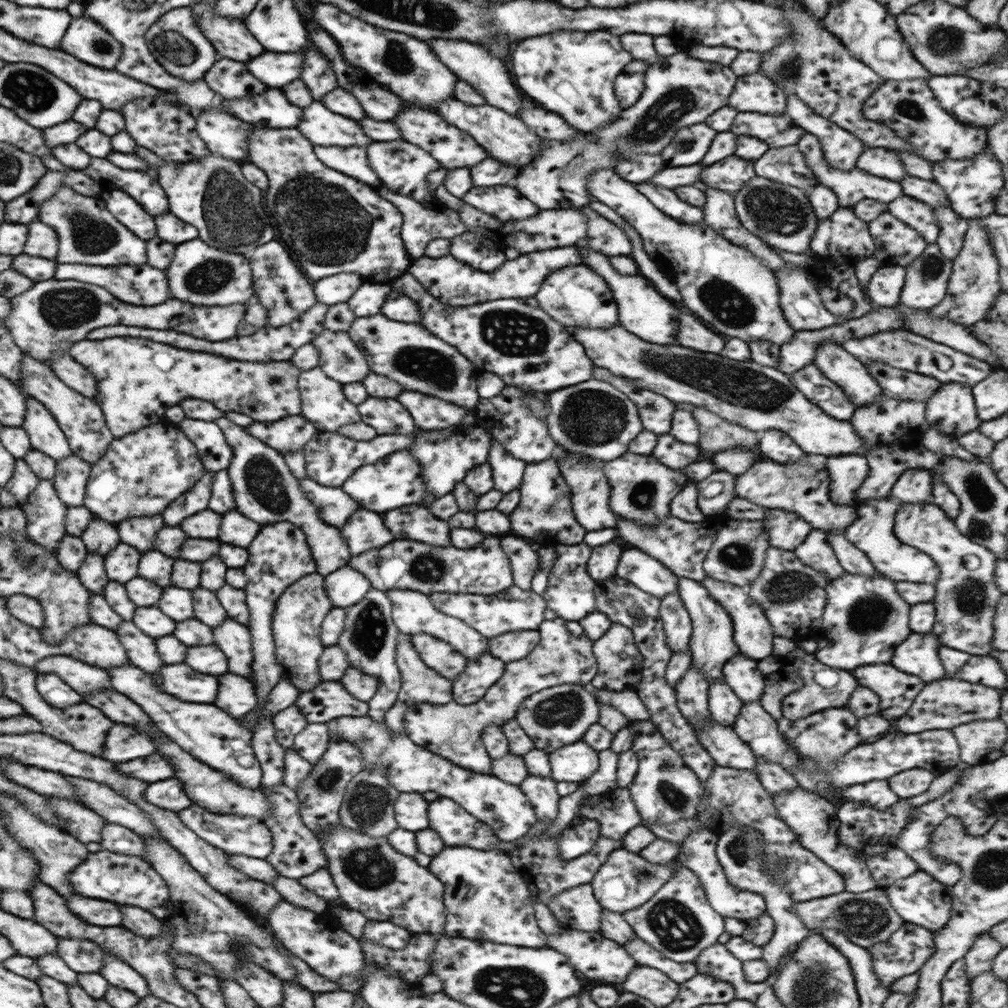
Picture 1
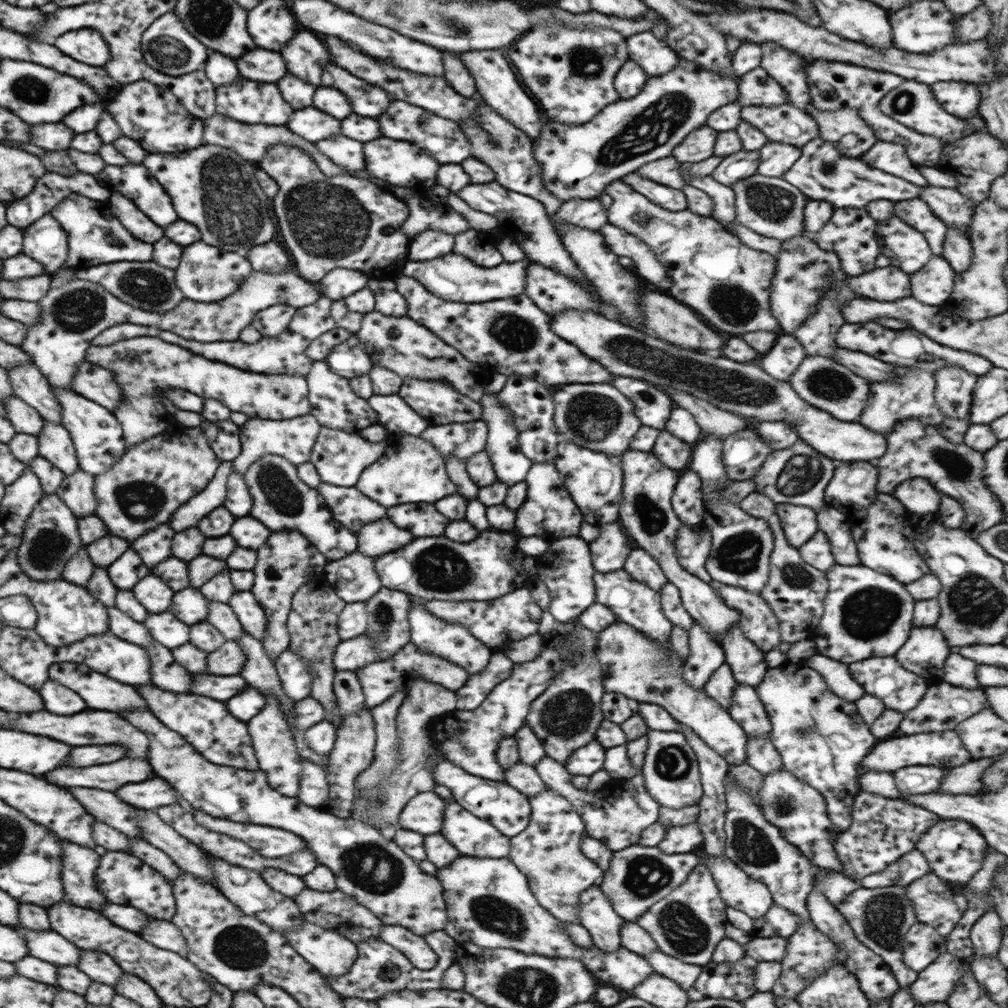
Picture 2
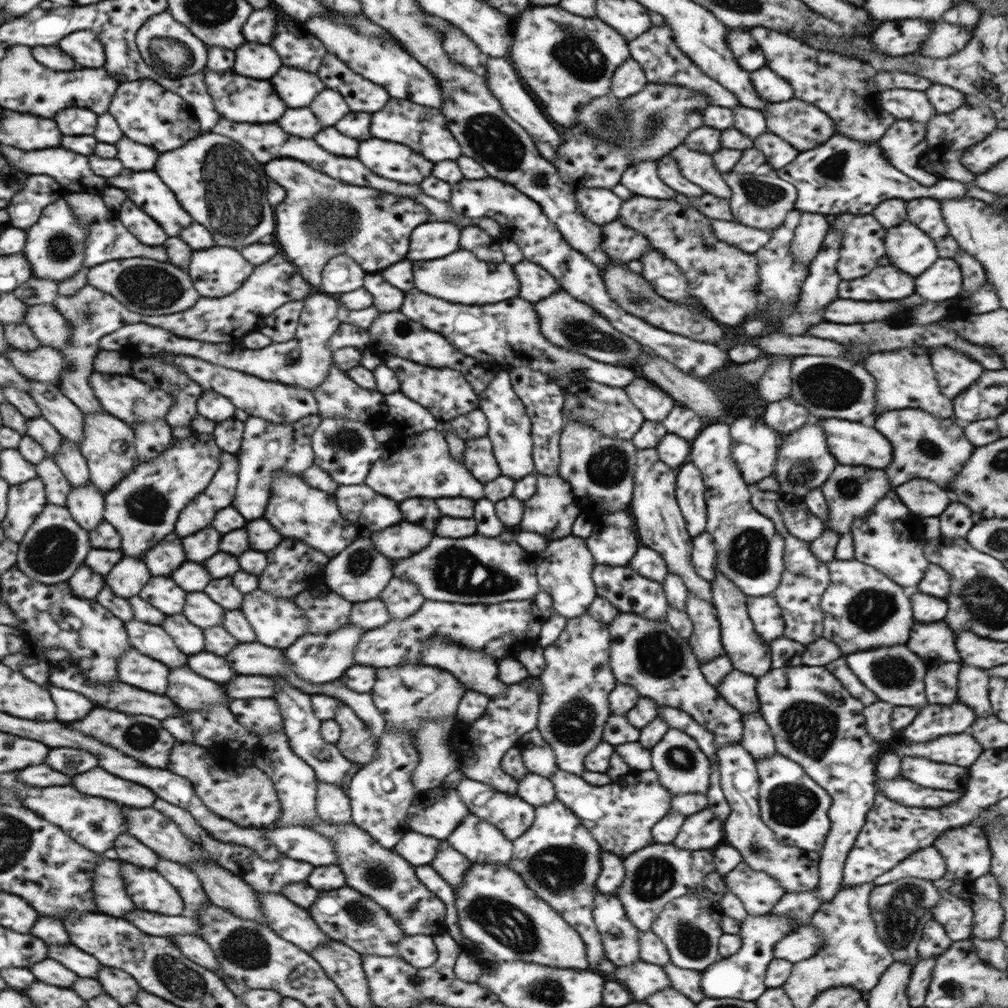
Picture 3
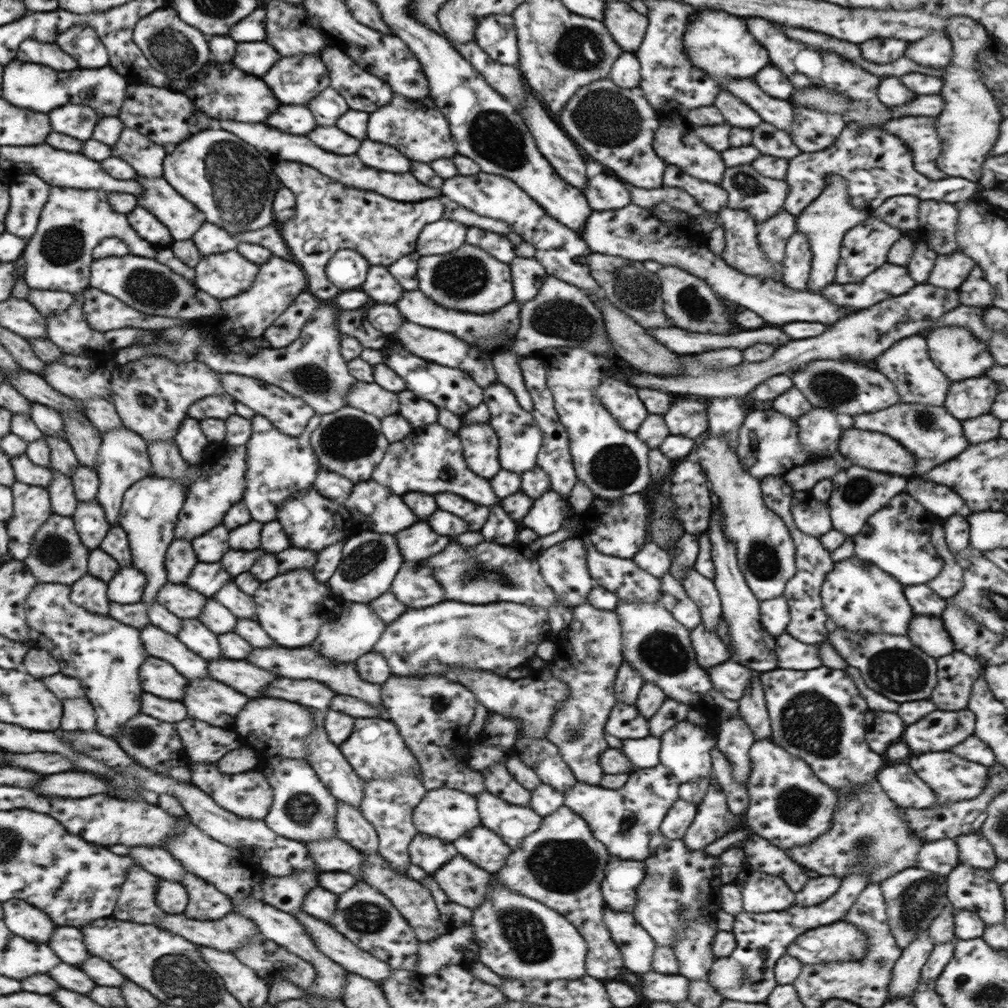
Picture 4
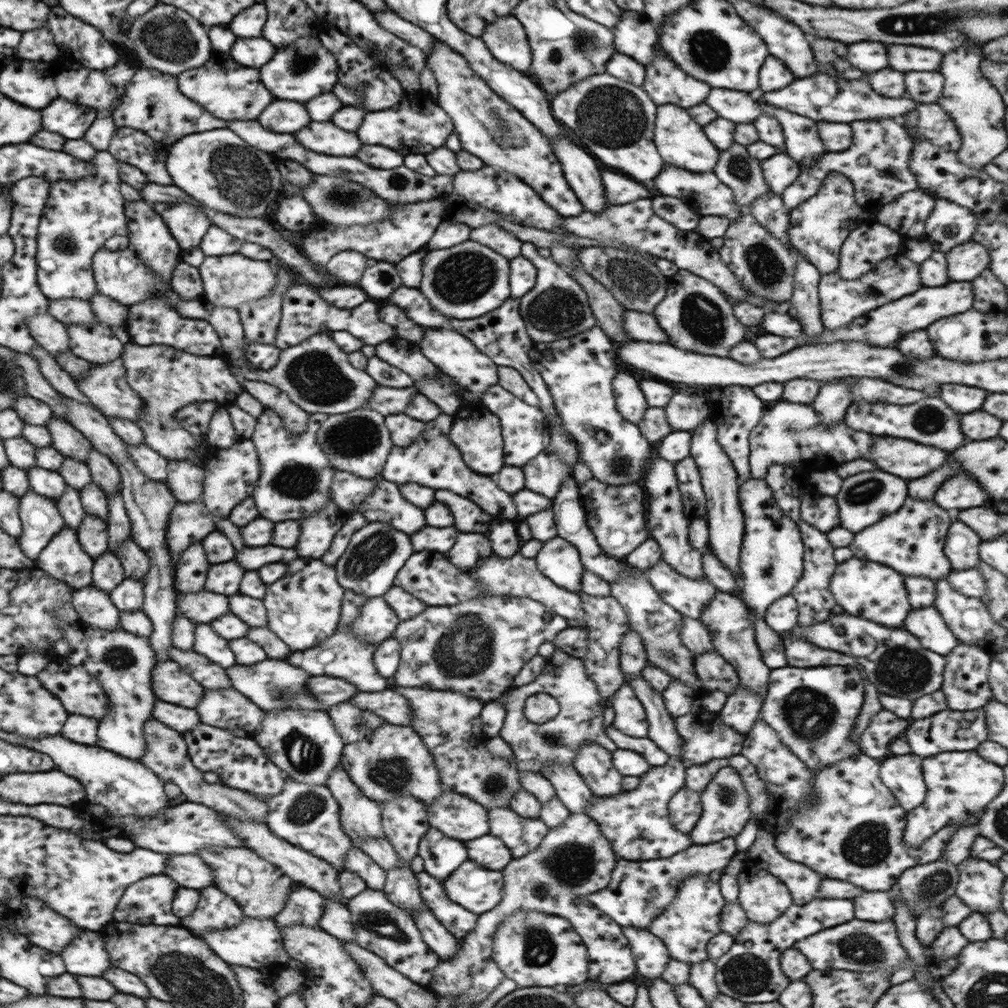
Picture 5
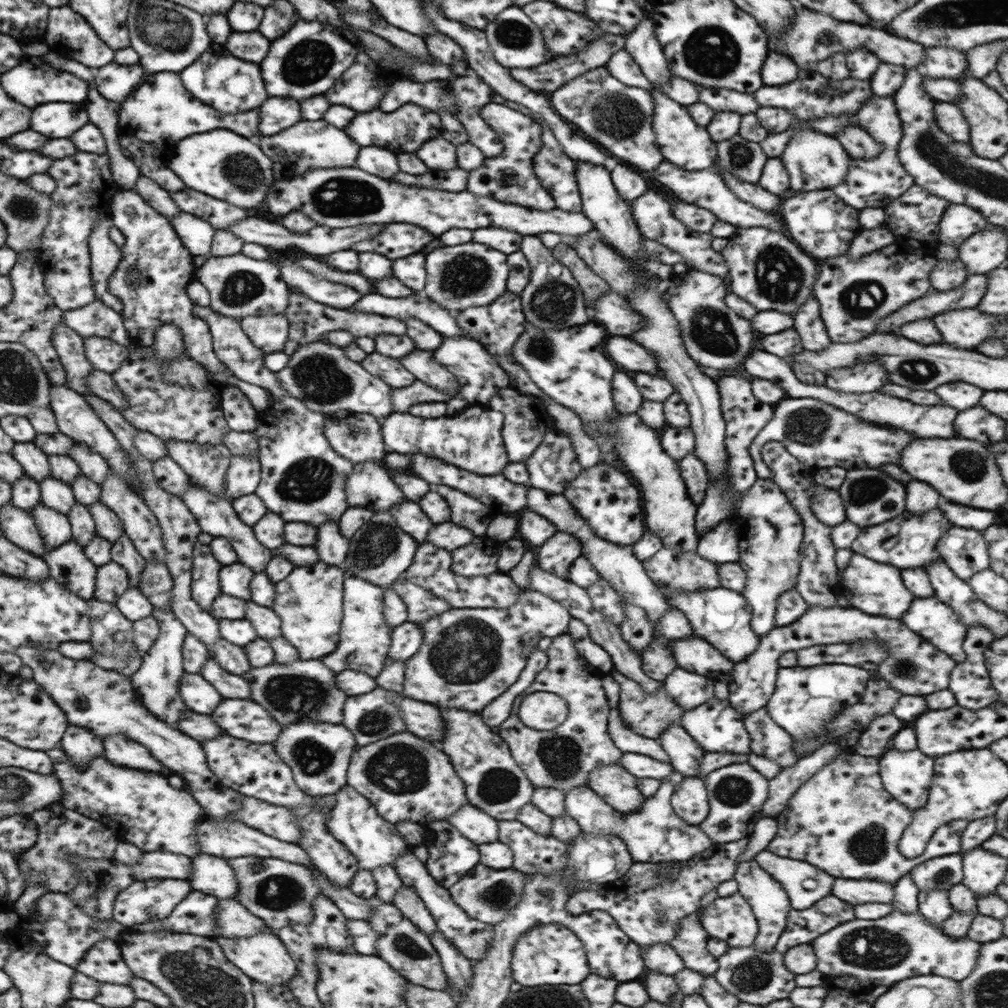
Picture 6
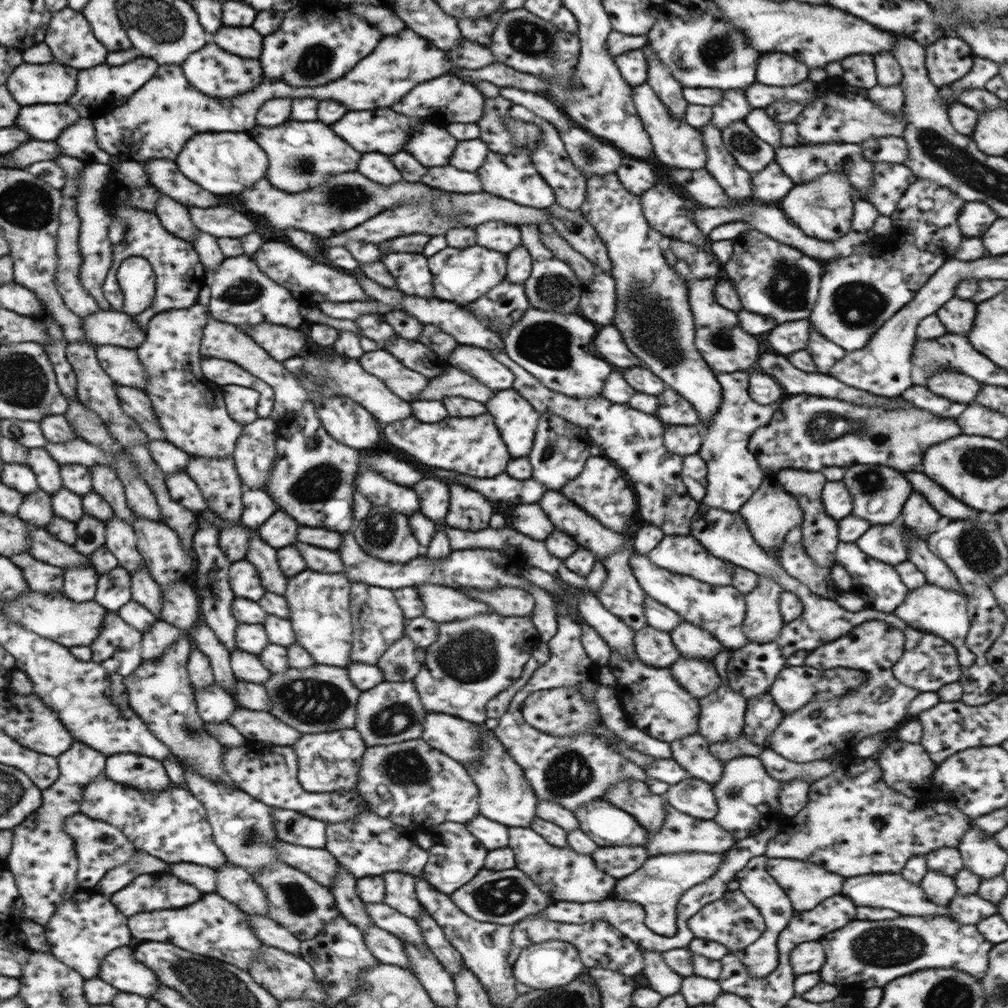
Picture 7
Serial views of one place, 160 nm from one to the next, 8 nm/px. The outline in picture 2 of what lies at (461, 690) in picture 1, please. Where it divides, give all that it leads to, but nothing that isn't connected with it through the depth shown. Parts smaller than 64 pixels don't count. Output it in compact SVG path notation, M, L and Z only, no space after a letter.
M494 652L484 670L469 675L464 686L455 690L456 710L459 712L478 708L491 690L513 673L514 665L503 652Z

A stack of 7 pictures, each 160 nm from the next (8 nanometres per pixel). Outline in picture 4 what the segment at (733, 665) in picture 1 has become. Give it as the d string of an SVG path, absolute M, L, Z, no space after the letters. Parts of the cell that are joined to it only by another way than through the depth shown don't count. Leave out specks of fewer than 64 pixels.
M716 495L713 498L712 512L710 512L710 523L708 537L712 544L712 559L715 567L715 577L713 583L717 588L721 600L721 616L728 623L729 642L735 650L735 659L746 668L757 670L758 672L768 672L778 668L775 651L775 638L768 635L760 621L759 604L760 601L747 585L745 578L738 569L738 557L736 557L736 547L734 542L730 542L722 531L722 509Z

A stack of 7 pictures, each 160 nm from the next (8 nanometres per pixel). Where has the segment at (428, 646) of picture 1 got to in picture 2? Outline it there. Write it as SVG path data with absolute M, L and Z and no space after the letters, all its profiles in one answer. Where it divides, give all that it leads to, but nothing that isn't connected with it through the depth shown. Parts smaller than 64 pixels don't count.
M412 641L405 644L390 659L384 661L378 660L367 664L366 666L359 668L355 673L357 674L362 692L365 696L365 706L368 706L370 709L382 704L382 702L386 702L386 700L396 691L406 694L416 675L421 676L430 682L441 684L452 692L455 692L455 690L464 686L464 683L469 677L467 670L463 669L459 664L447 661L441 656L420 651Z

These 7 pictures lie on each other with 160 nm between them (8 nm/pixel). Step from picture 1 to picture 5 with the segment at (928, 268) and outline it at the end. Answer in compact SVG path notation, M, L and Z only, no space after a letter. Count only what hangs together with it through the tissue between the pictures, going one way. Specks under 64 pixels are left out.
M973 240L954 246L945 255L947 275L951 282L974 280L989 265L987 248Z

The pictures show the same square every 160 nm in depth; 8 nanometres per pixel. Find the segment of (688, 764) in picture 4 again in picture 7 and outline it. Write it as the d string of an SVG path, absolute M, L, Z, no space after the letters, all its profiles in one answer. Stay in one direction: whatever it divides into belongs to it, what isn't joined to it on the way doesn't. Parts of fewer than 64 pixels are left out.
M720 685L708 696L699 699L697 733L709 744L737 740L743 736L747 700L729 685Z

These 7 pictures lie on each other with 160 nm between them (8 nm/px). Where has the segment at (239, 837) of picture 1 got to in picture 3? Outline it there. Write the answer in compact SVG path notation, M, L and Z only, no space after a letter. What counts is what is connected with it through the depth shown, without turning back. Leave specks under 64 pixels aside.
M302 825L263 829L268 842L286 857L306 861L317 866L334 865L337 856L333 842Z

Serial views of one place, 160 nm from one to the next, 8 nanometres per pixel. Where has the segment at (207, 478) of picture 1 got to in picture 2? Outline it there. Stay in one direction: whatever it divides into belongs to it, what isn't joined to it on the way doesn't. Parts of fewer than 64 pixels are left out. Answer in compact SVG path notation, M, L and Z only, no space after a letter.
M221 461L214 476L208 482L208 486L204 487L200 494L196 494L186 504L180 506L175 514L172 514L169 526L175 532L196 527L204 516L223 505L227 494L227 476L232 472L232 469L231 461Z

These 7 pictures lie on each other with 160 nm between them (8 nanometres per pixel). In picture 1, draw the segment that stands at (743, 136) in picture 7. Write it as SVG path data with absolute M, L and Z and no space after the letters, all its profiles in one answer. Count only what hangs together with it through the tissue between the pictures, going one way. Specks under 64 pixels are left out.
M756 175L734 195L735 211L742 226L759 236L769 247L794 254L804 254L811 248L819 220L804 191Z

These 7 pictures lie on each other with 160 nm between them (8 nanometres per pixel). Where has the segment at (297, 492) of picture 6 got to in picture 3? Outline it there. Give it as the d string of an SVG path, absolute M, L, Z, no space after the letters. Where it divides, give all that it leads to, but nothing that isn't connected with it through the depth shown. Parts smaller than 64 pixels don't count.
M319 414L308 415L287 425L274 424L265 421L262 417L248 417L243 430L241 447L236 453L239 460L238 484L236 496L232 500L232 506L240 512L242 517L246 520L263 518L264 510L266 510L270 494L272 494L270 490L272 490L275 470L285 470L290 474L302 477L303 472L314 465L315 454L311 447L311 438L321 419Z

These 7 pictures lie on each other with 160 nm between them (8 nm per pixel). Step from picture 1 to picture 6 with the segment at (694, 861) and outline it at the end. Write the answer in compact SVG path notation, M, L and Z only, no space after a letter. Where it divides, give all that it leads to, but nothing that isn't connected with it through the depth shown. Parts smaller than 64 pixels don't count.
M749 855L746 860L736 867L734 878L738 883L739 893L751 906L758 923L758 934L756 935L753 947L763 953L773 952L775 944L785 929L788 913L791 911L791 900L784 890L784 887L768 871L762 870L759 864L754 862L754 857Z

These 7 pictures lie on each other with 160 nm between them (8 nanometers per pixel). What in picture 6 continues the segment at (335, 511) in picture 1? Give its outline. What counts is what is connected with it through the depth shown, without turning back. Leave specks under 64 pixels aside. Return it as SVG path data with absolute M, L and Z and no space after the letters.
M408 500L388 508L385 512L390 513L396 519L398 527L407 534L410 534L418 544L425 542L425 537L428 536L430 528L434 526L426 518L426 514L420 510L420 506L414 504L414 502L408 502Z

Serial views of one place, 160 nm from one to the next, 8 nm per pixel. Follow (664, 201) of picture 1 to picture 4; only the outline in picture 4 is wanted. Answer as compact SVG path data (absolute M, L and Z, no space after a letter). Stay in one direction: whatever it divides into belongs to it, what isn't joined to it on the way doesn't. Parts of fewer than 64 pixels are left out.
M608 77L587 84L579 88L576 94L567 101L567 105L564 106L558 118L560 118L560 126L587 157L602 163L614 176L629 186L646 190L663 186L662 176L667 164L653 148L655 130L658 130L660 125L659 113L650 106L647 98L644 98L643 90L639 86L632 89L620 88Z

